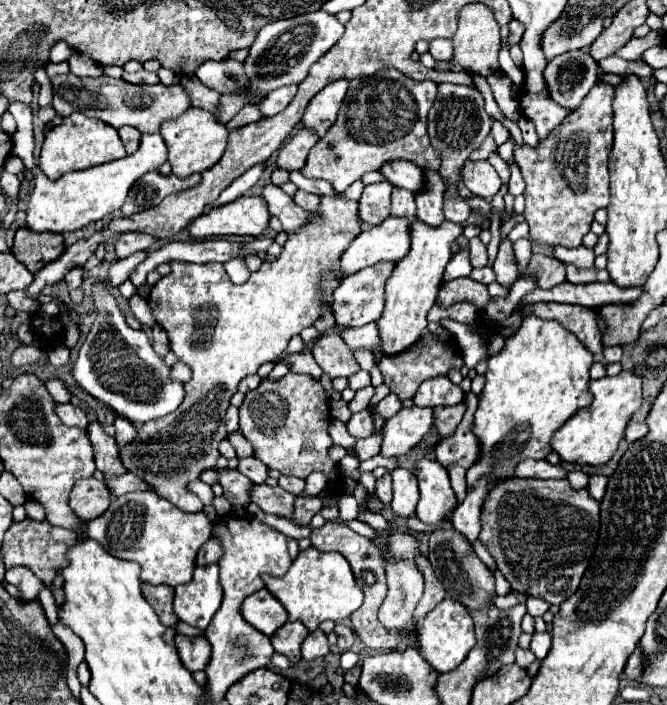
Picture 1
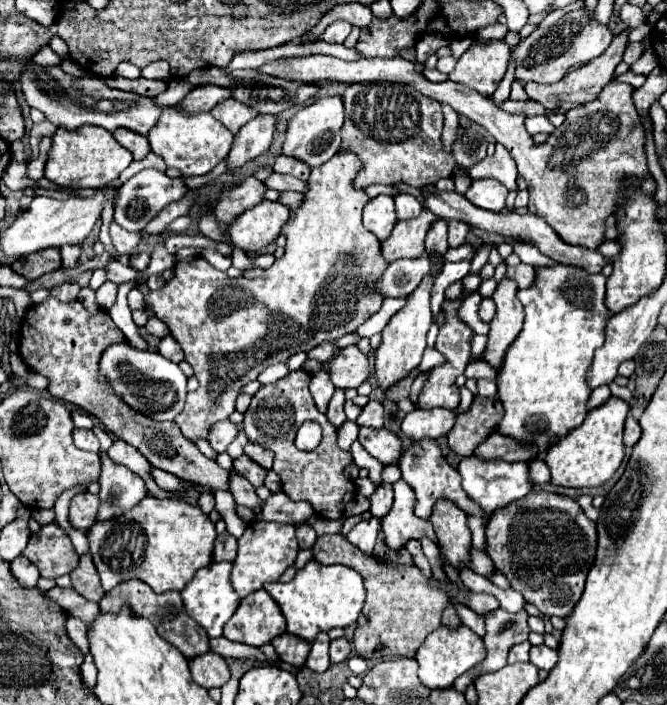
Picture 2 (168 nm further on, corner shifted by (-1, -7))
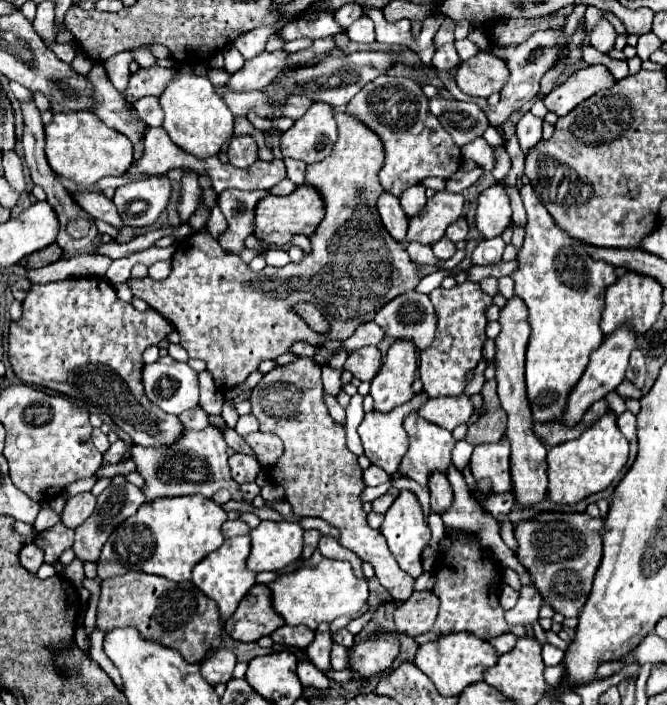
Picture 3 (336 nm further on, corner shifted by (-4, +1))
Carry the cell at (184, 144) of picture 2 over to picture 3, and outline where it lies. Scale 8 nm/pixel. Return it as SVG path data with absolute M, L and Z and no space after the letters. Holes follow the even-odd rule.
M177 64L175 70L177 72L173 80L159 96L159 104L165 112L163 128L167 130L169 138L185 152L195 154L197 158L215 156L221 146L233 136L233 114L205 76L197 76L195 70L187 64Z

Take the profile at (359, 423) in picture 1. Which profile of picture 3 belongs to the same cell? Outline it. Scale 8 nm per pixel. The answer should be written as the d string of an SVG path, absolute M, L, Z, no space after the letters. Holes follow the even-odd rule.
M417 394L411 402L399 406L399 408L387 412L387 414L371 410L371 412L365 414L363 422L359 424L359 436L361 436L361 442L363 442L363 446L365 446L365 456L371 460L371 464L383 468L389 476L393 476L393 474L397 472L397 466L399 466L401 458L405 456L407 446L409 446L407 432L403 430L403 420L405 420L405 416L407 416L413 408L421 408L421 406L425 404L425 400L427 400L425 394Z

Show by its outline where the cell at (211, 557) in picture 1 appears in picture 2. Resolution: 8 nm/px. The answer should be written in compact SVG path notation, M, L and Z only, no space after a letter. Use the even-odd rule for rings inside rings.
M228 532L220 534L214 542L214 552L212 552L212 562L232 562L236 558L236 538L230 536Z

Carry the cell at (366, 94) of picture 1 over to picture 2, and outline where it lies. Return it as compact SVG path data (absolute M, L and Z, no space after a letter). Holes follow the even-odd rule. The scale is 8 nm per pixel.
M360 82L360 84L350 84L346 88L346 92L342 94L342 100L344 100L344 108L346 108L346 118L344 118L344 126L342 126L342 146L338 152L342 150L350 150L352 154L358 154L358 160L362 162L362 170L356 174L352 186L354 188L366 188L374 182L380 182L380 184L392 184L392 182L406 182L414 188L420 188L420 186L426 186L426 184L436 184L440 178L450 178L452 176L452 170L454 170L454 158L450 154L446 154L442 150L442 142L440 142L440 134L442 134L442 106L440 102L436 100L430 100L426 98L424 94L418 94L418 90L410 88L410 86L402 86L402 84L392 84L392 82Z

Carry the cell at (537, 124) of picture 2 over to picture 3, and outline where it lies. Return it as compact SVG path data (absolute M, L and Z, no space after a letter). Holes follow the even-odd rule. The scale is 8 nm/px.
M527 112L527 114L519 120L517 126L523 126L523 138L519 140L523 154L527 154L527 152L541 140L541 124L543 124L543 120L535 118L531 112Z

